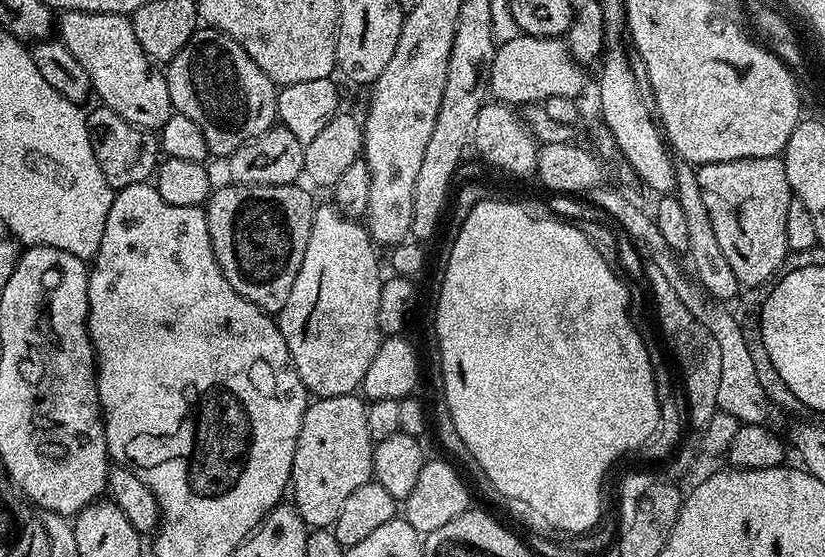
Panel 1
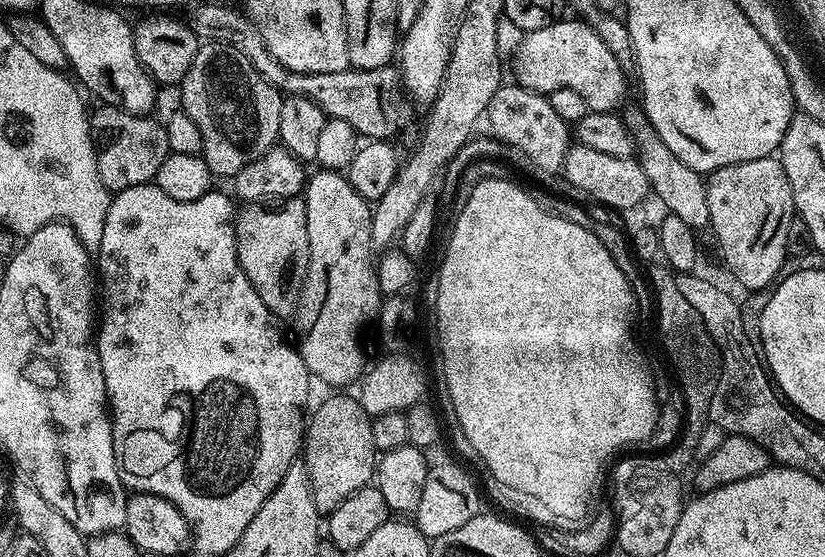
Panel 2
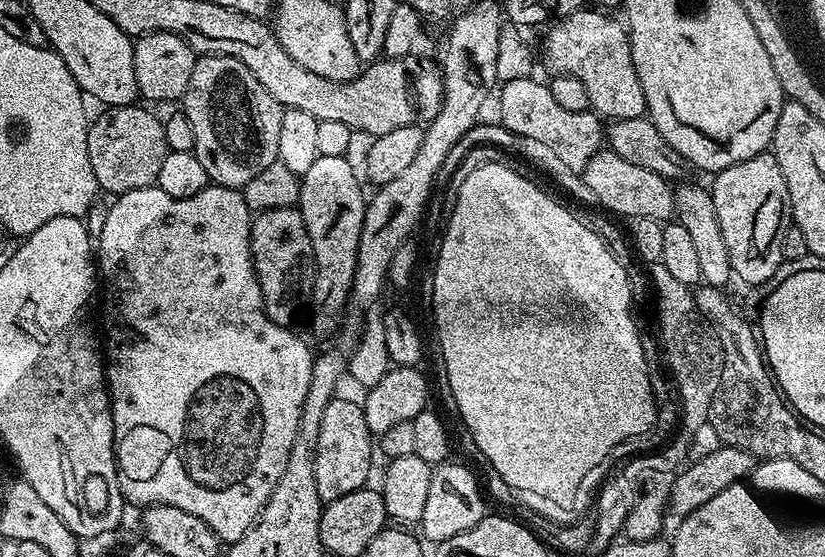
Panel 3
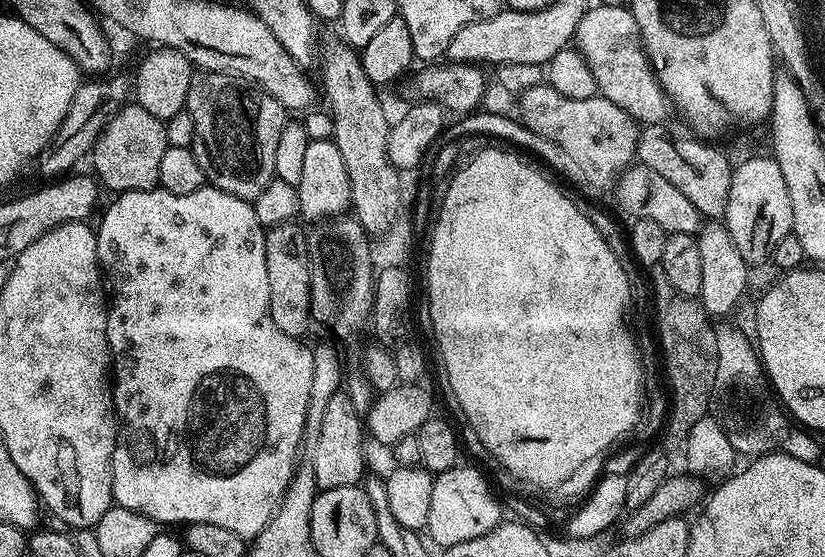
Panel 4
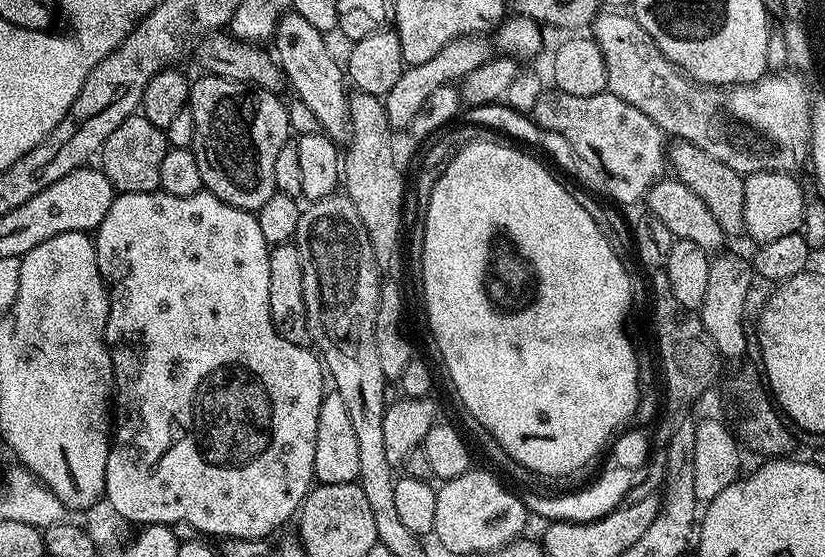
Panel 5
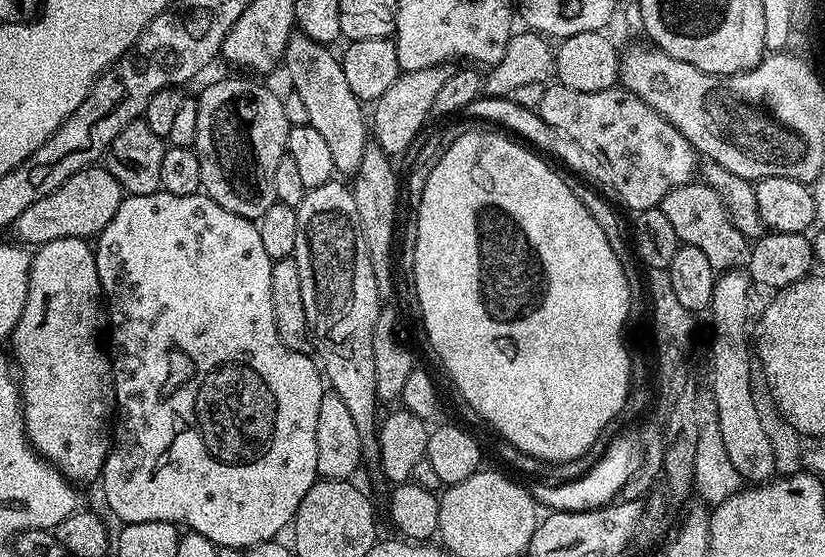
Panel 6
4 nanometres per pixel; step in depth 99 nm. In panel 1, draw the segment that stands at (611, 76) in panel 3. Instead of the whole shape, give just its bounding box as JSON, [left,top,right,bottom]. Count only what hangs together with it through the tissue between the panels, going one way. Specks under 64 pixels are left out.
[490,34,585,106]

